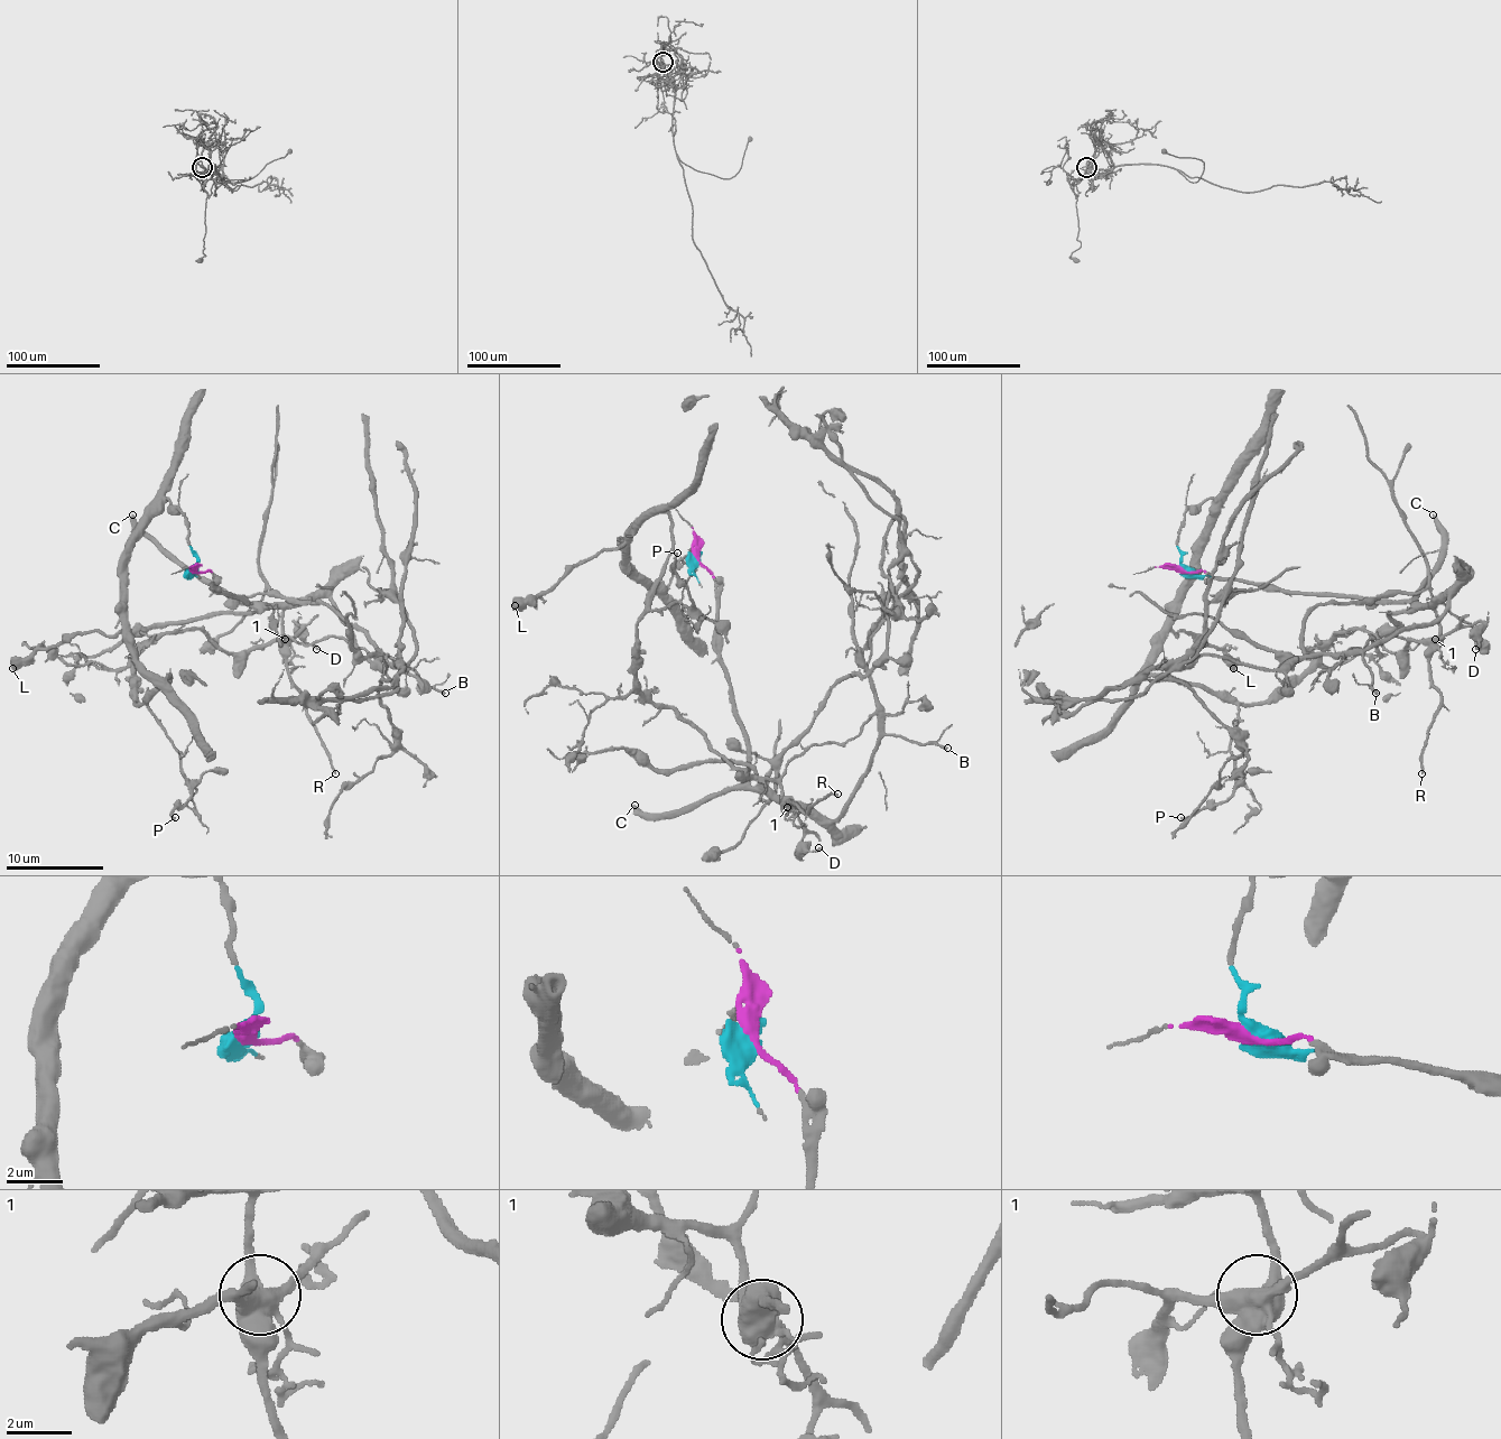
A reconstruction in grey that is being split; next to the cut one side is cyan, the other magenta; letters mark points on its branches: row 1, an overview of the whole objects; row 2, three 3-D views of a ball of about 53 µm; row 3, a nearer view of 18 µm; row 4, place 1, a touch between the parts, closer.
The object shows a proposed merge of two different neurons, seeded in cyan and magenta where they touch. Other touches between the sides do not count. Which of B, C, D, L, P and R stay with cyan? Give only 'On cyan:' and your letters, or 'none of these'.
On cyan: D, L, P

